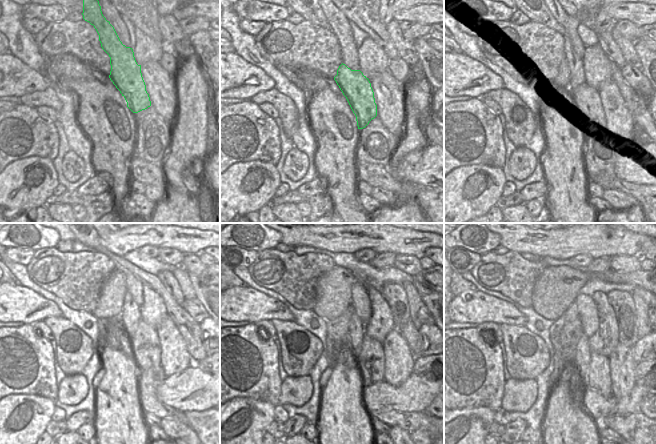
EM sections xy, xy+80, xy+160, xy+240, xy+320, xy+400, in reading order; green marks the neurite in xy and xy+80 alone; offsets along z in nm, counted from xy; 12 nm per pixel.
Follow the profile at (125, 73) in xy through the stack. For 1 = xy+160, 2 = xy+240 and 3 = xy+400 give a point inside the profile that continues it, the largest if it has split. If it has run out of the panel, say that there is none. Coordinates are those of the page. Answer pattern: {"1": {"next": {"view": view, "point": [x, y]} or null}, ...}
{"1": {"next": {"view": "xy+160", "point": [587, 104]}}, "2": {"next": {"view": "xy+240", "point": [146, 351]}}, "3": {"next": {"view": "xy+400", "point": [599, 379]}}}

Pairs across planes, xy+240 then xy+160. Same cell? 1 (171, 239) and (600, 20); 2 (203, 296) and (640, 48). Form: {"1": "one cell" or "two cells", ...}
{"1": "two cells", "2": "one cell"}

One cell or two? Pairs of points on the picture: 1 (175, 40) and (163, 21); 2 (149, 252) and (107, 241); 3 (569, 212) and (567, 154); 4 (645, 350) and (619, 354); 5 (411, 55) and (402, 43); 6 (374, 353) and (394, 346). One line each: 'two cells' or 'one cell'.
1: one cell
2: two cells
3: one cell
4: two cells
5: one cell
6: two cells

